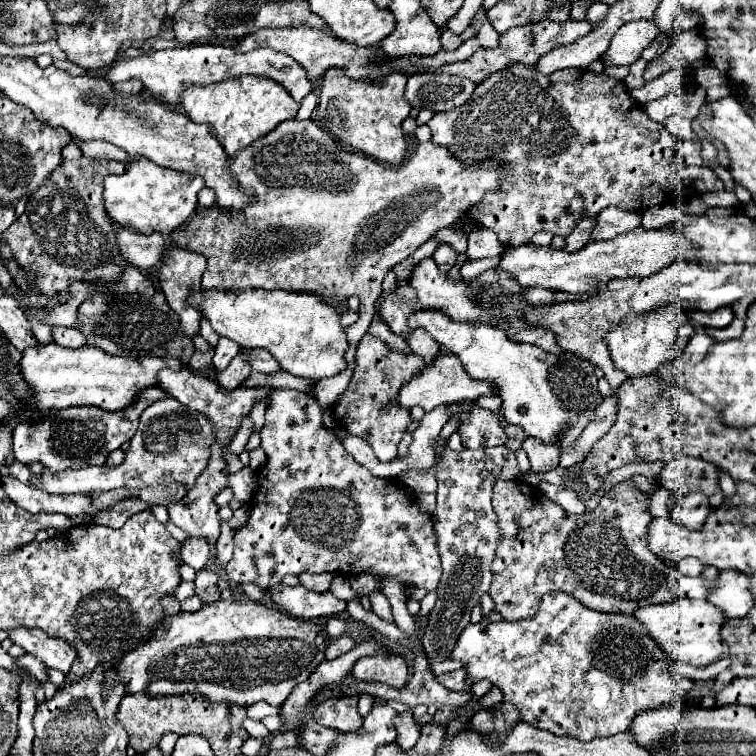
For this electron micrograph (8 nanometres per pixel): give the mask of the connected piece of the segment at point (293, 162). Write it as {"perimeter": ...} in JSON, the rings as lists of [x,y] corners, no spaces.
{"perimeter":[[[290,119],[280,123],[272,133],[268,133],[268,137],[262,137],[260,141],[252,143],[252,147],[244,149],[244,153],[238,153],[234,159],[230,159],[230,169],[232,175],[238,179],[238,183],[252,191],[256,201],[248,207],[242,209],[240,213],[232,211],[232,209],[218,209],[218,207],[210,207],[210,209],[198,209],[192,215],[192,221],[188,221],[188,225],[184,225],[184,229],[176,229],[176,233],[172,233],[172,241],[188,251],[194,253],[202,253],[208,259],[208,267],[202,275],[202,289],[210,291],[210,289],[218,289],[218,291],[234,291],[234,293],[242,293],[244,289],[264,289],[264,291],[272,291],[272,289],[284,289],[284,291],[304,291],[304,293],[318,293],[324,299],[348,299],[350,295],[356,295],[360,299],[359,320],[346,329],[346,335],[350,343],[350,347],[346,352],[347,368],[341,371],[338,375],[324,378],[317,382],[315,386],[315,398],[323,409],[332,407],[338,397],[348,388],[354,367],[356,367],[356,347],[368,331],[372,317],[374,317],[374,303],[380,297],[382,289],[382,279],[388,273],[388,269],[392,269],[396,263],[404,261],[408,255],[412,255],[424,241],[428,241],[438,229],[450,227],[456,223],[456,219],[460,219],[472,205],[480,203],[480,199],[488,193],[488,191],[496,191],[500,187],[500,173],[504,171],[502,159],[500,155],[492,155],[490,159],[476,163],[476,165],[464,165],[462,161],[458,161],[448,149],[444,149],[442,145],[436,145],[434,141],[426,141],[426,143],[418,143],[414,155],[400,167],[392,167],[392,165],[384,165],[384,163],[376,163],[370,157],[360,157],[356,153],[344,151],[340,149],[334,139],[322,131],[314,121],[300,121],[300,119]]]}

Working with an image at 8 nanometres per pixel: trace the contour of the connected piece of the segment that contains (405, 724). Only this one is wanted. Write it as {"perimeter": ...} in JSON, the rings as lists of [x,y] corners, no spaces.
{"perimeter":[[[412,711],[400,713],[394,723],[396,723],[397,730],[395,740],[397,745],[404,750],[414,747],[416,741],[418,741],[418,737],[420,737],[420,727],[418,727],[418,723],[414,721]]]}

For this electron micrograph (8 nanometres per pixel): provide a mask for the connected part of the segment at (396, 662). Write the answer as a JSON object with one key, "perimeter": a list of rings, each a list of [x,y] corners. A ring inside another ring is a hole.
{"perimeter":[[[400,655],[396,657],[364,657],[352,669],[352,679],[356,681],[378,681],[394,689],[402,689],[408,681],[408,669]]]}

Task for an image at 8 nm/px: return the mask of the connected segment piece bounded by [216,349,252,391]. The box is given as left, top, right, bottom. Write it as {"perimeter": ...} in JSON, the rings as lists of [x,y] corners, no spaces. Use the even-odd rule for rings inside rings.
{"perimeter":[[[240,349],[240,353],[230,361],[226,371],[220,371],[216,375],[216,381],[220,387],[224,389],[236,389],[248,375],[250,375],[252,367],[250,367],[250,351],[248,349]]]}

